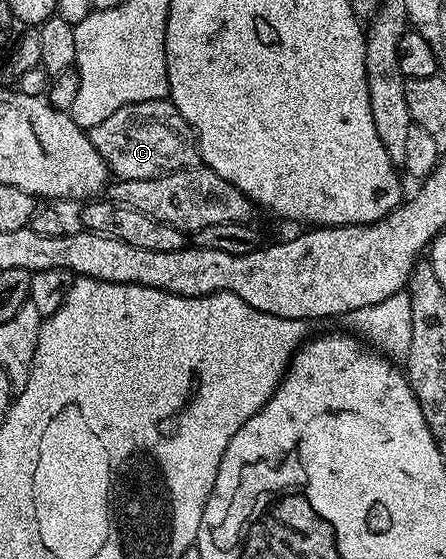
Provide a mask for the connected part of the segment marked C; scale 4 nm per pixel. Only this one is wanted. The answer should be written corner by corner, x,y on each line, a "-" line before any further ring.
168,99
126,105
112,111
110,117
98,121
98,125
87,128
87,133
116,179
158,177
171,171
184,171
201,162
196,132

